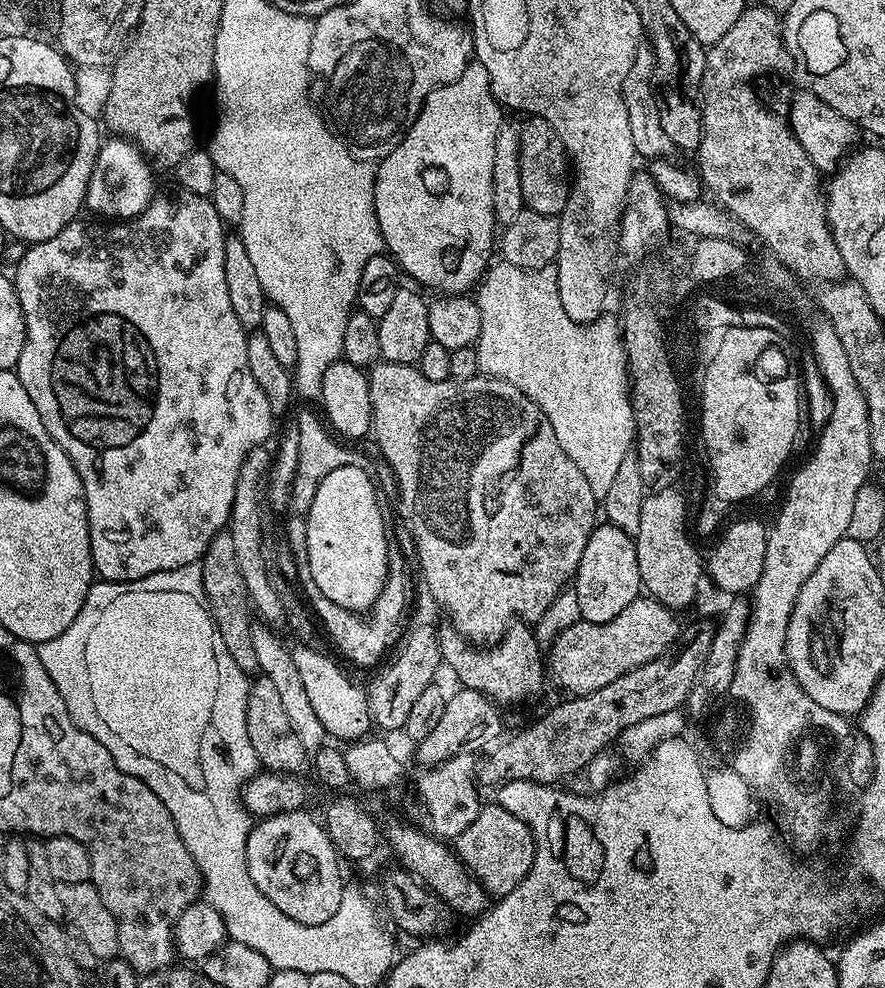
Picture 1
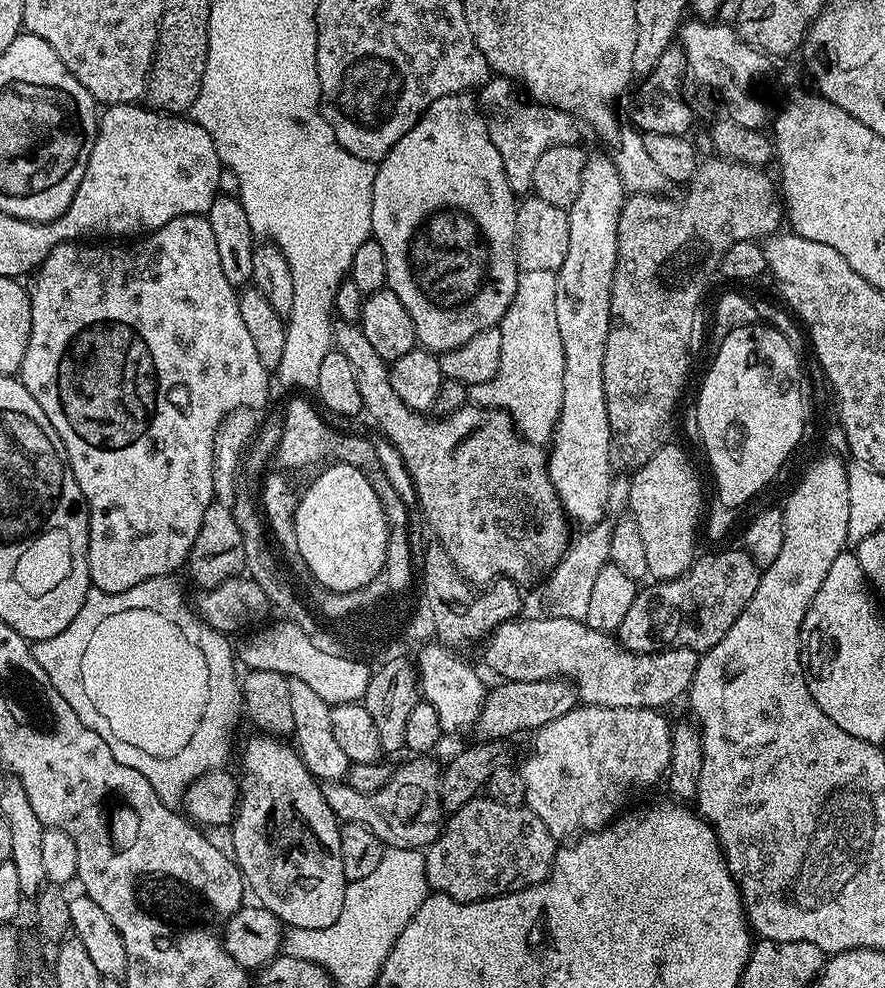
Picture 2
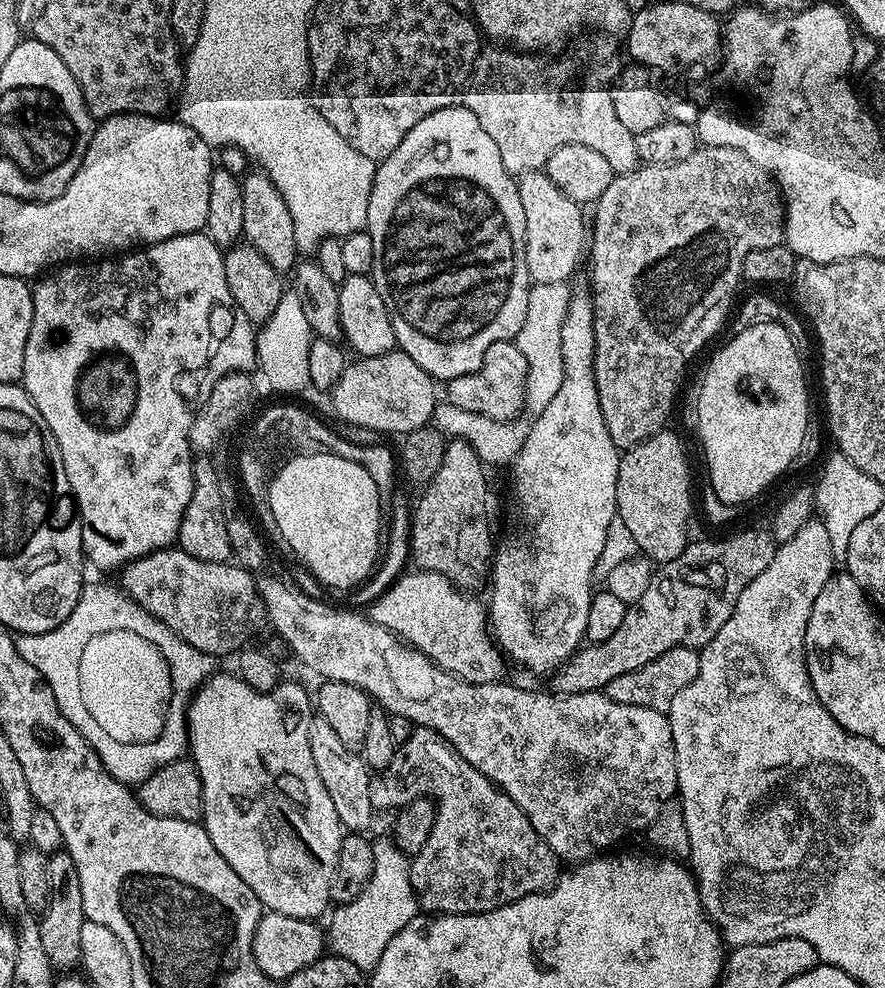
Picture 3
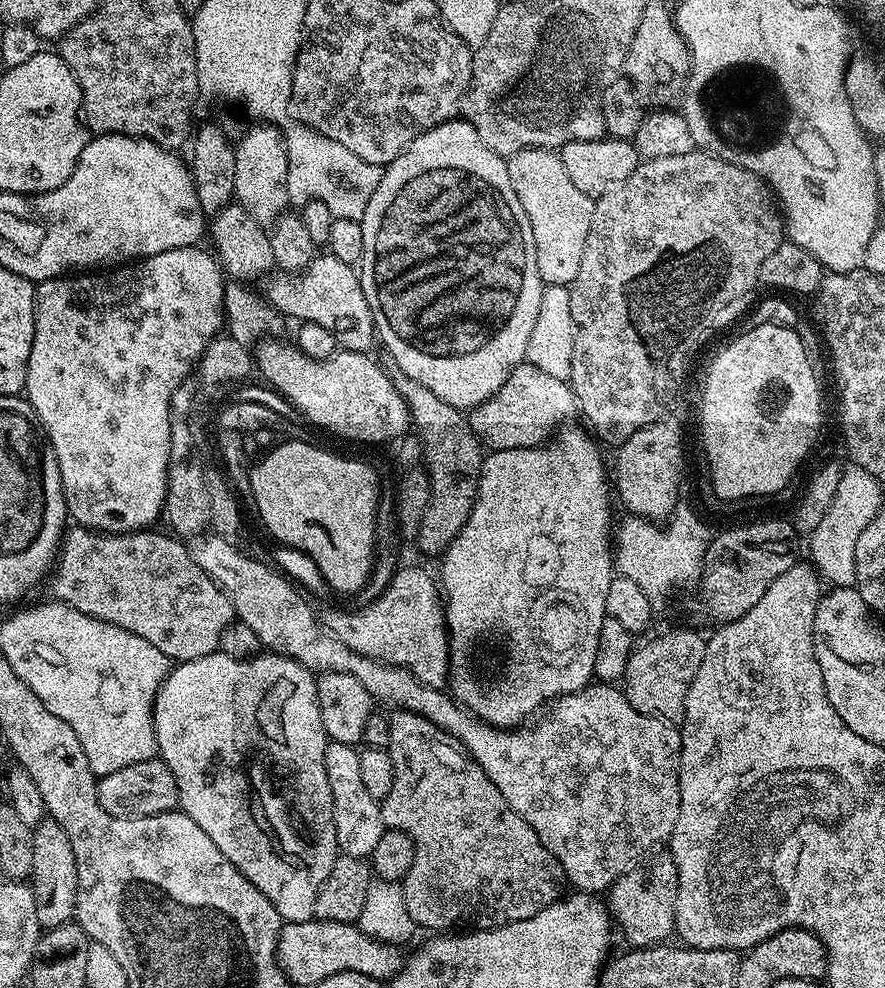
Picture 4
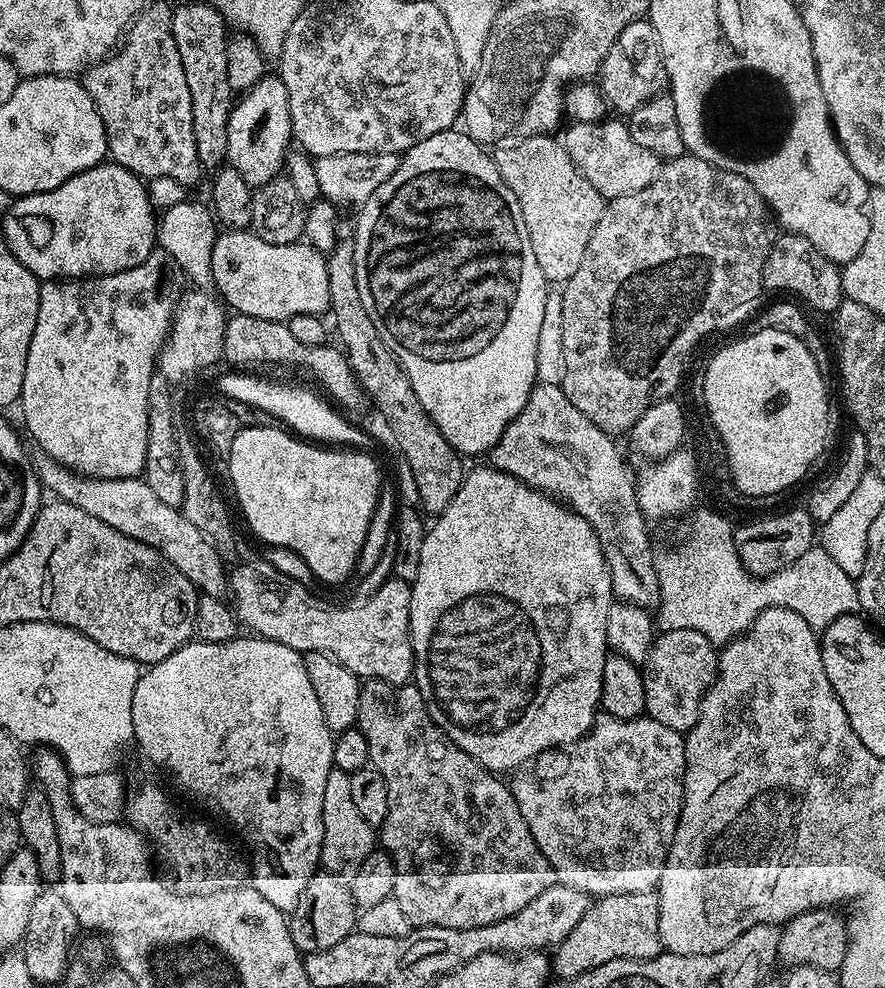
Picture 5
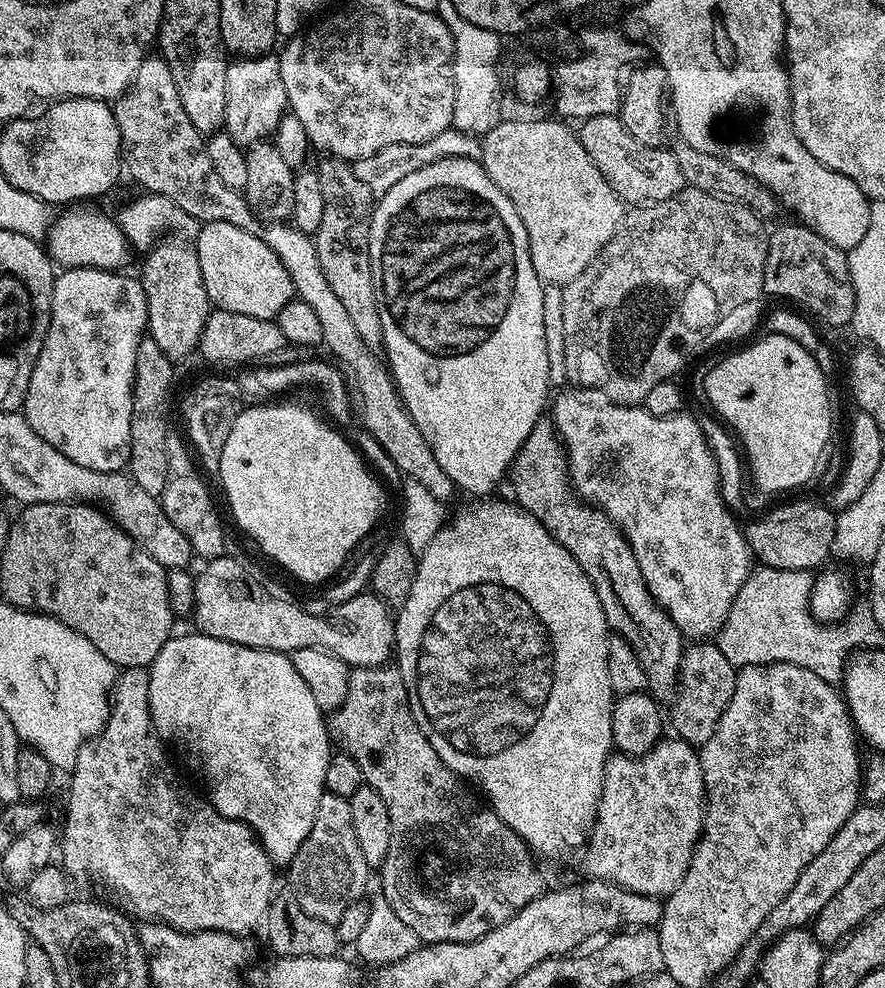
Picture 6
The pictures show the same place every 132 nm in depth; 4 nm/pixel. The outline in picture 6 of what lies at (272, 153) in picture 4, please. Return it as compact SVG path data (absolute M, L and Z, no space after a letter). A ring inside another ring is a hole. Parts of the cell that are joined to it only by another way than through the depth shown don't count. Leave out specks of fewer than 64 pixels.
M276 54L236 58L231 61L226 70L226 118L223 131L234 138L242 146L251 146L260 141L267 141L275 132L278 122L289 111L286 98L286 85L282 82L280 73L280 58Z

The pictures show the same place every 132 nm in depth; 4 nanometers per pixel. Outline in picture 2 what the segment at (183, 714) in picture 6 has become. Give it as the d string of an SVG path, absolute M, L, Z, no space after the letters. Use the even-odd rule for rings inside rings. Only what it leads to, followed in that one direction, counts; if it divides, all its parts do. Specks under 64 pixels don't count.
M254 734L246 744L242 754L242 774L240 773L238 783L240 785L240 798L236 815L232 818L230 831L232 831L231 855L234 857L236 867L240 869L244 883L257 896L259 903L275 914L280 923L288 928L329 928L344 915L344 890L346 881L342 870L342 850L340 849L340 824L329 803L326 802L324 791L314 776L305 768L299 753L285 741L267 734Z

